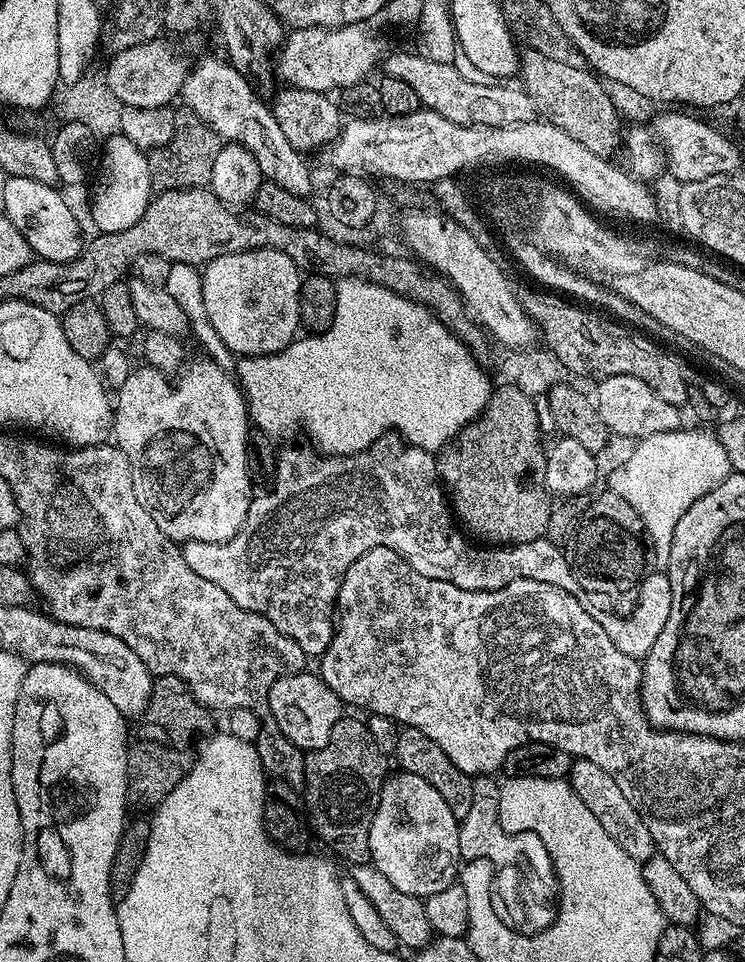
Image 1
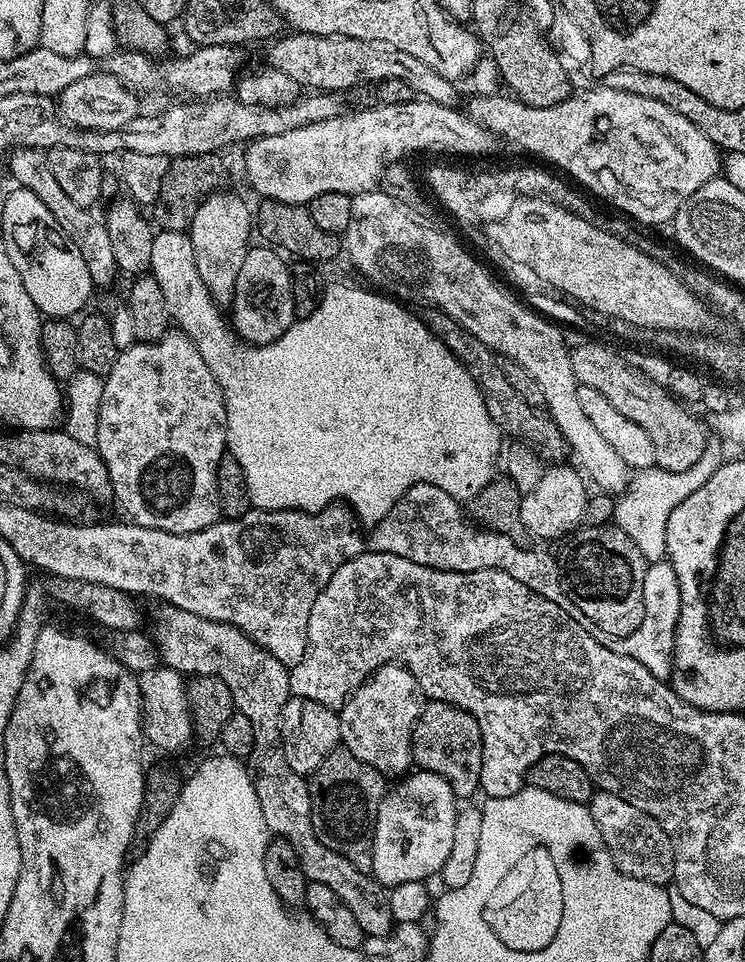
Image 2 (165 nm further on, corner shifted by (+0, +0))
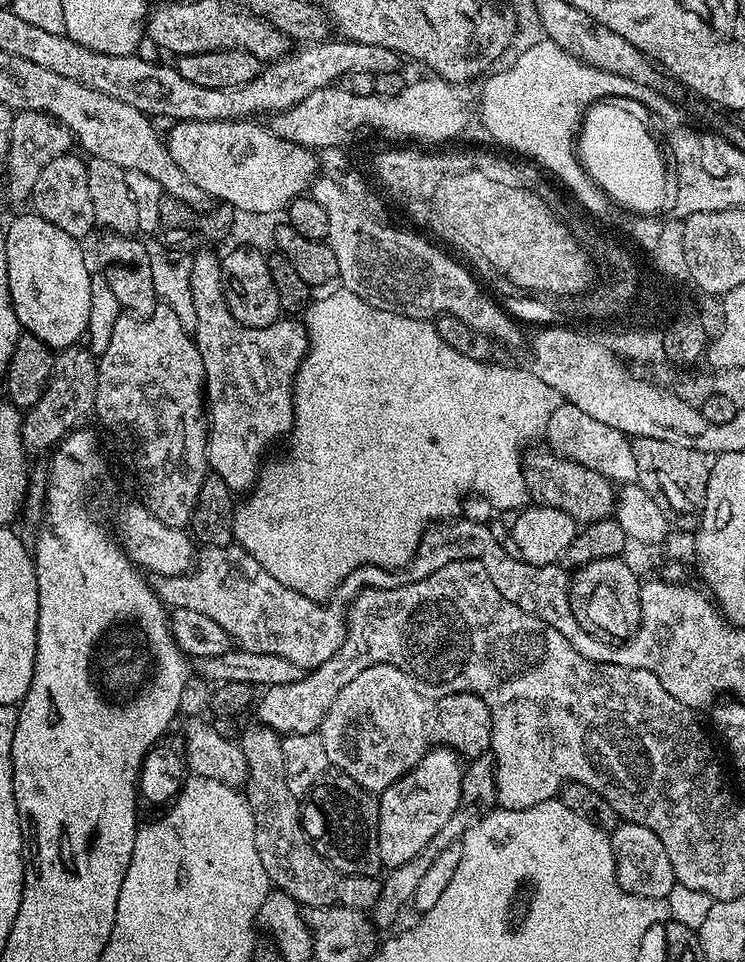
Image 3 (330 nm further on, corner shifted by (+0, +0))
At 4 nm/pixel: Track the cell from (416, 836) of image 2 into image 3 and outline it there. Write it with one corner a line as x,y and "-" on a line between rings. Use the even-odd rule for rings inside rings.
432,746
403,778
379,793
378,850
381,865
396,868
402,862
410,862
410,858
414,858
414,854
418,854
418,850
442,830
446,818
450,818
460,804
463,773
461,757
449,748

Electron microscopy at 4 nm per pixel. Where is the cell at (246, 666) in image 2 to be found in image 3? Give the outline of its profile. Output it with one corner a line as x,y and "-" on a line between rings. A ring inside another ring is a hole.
255,726
245,727
238,737
242,754
246,754
248,767
248,783
246,785
246,799
254,816
254,846
258,846
258,858
262,858
262,870
266,870
273,889
290,894
305,909
331,905
334,893
338,888
338,873
331,864
325,862
322,854
314,850
308,840
302,823
302,804
294,794
290,794
290,786
286,786
286,766
282,762
281,733
273,728

